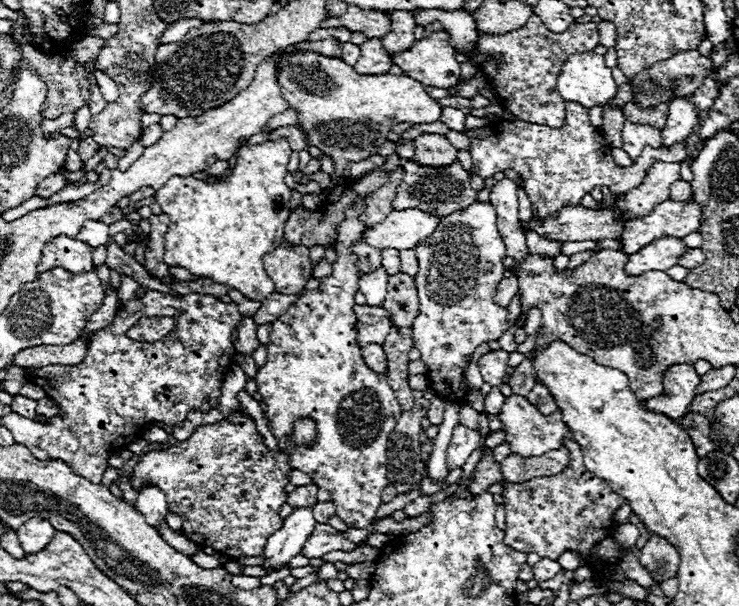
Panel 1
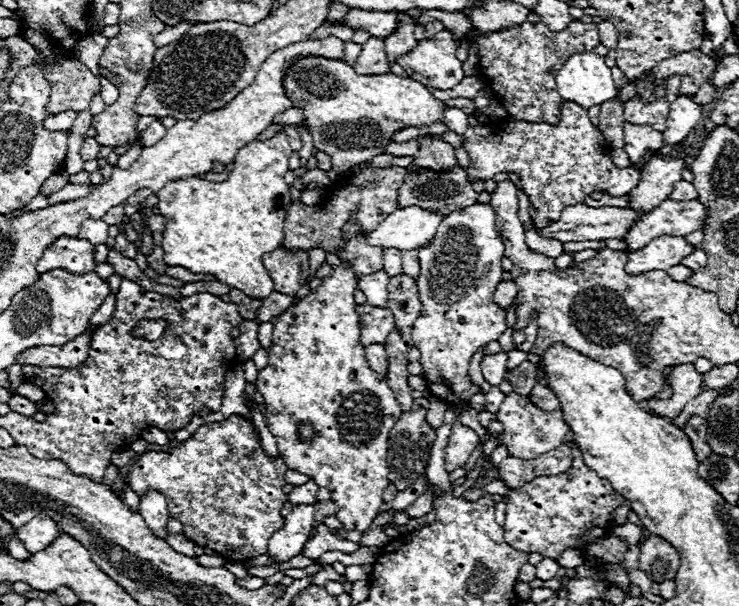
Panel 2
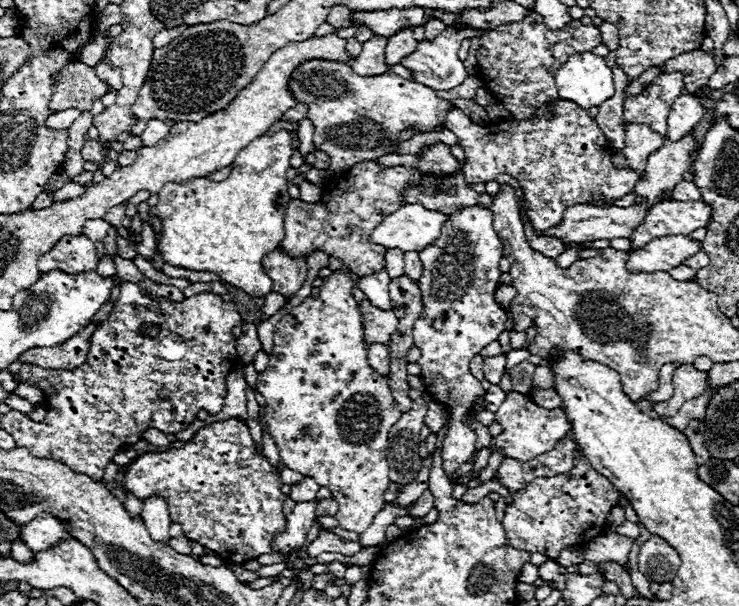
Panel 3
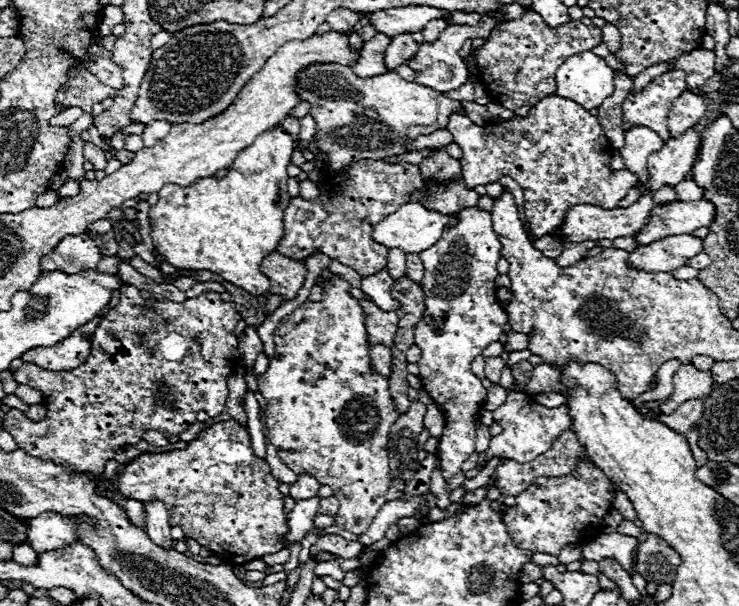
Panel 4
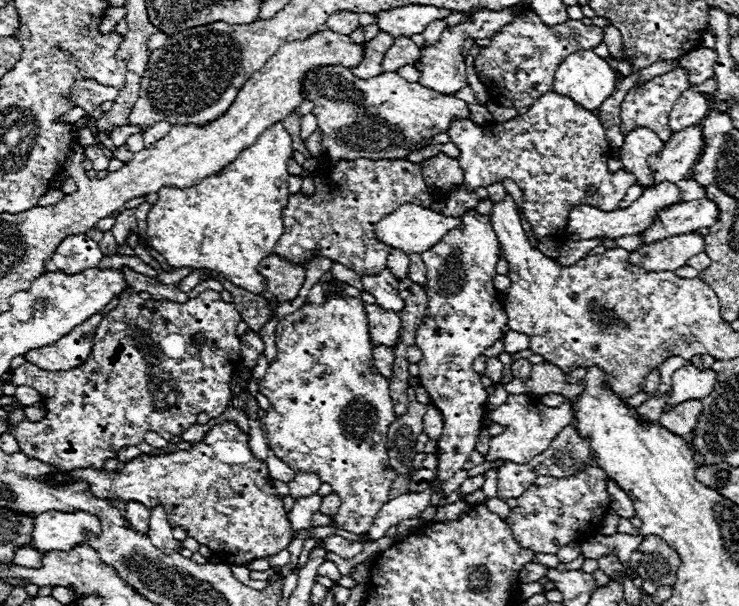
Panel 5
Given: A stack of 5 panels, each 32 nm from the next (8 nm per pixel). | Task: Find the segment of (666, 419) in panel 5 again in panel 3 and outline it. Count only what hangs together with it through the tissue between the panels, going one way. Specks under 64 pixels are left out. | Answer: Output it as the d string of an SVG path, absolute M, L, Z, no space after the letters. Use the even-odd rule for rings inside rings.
M706 392L702 396L698 396L696 400L688 400L688 404L684 404L684 408L680 408L680 412L672 418L664 418L668 420L668 424L672 424L674 428L684 428L692 418L704 418L706 416L706 408L708 408L708 402L712 400L714 392Z

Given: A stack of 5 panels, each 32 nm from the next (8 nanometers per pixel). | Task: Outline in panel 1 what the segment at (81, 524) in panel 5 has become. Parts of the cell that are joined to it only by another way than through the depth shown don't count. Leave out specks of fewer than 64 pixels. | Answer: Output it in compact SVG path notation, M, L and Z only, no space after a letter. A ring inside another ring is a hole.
M32 518L26 524L22 524L16 534L20 540L20 546L26 554L36 554L40 550L44 550L44 546L48 546L48 542L54 536L54 528L48 520L40 520L40 518Z

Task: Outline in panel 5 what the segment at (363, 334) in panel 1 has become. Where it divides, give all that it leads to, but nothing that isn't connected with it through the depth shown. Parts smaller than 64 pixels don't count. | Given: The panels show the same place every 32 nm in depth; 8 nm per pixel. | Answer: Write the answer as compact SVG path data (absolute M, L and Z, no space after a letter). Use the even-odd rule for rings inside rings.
M366 304L366 316L368 316L368 330L372 336L372 344L384 344L390 346L396 344L398 340L398 330L400 330L400 318L392 310L384 310L376 304Z

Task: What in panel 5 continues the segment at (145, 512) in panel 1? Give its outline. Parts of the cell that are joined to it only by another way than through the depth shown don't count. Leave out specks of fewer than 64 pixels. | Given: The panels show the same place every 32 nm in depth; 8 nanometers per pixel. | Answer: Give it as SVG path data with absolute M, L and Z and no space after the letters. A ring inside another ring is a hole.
M162 506L150 508L148 534L152 544L156 544L162 552L178 552L178 540L172 536L172 526L168 524L168 516Z

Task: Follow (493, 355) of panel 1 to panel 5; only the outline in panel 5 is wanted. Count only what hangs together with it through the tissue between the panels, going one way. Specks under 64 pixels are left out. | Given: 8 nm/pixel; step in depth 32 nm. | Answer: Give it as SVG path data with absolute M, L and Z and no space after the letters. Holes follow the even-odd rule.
M488 358L486 360L486 376L492 380L492 382L500 382L502 378L502 360L500 358Z

